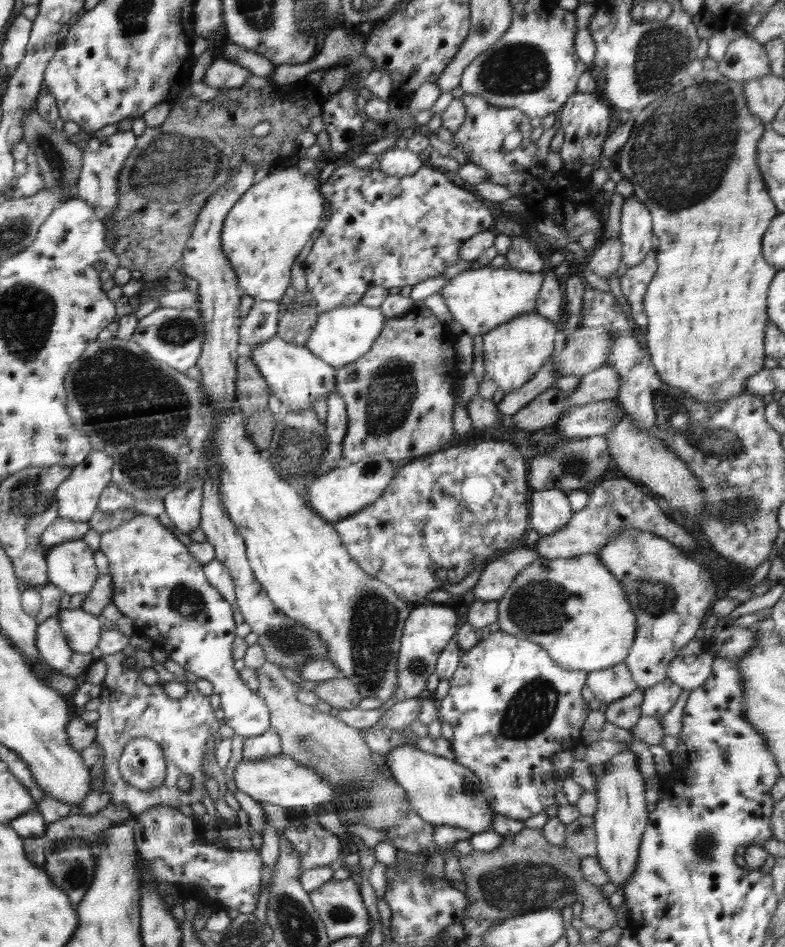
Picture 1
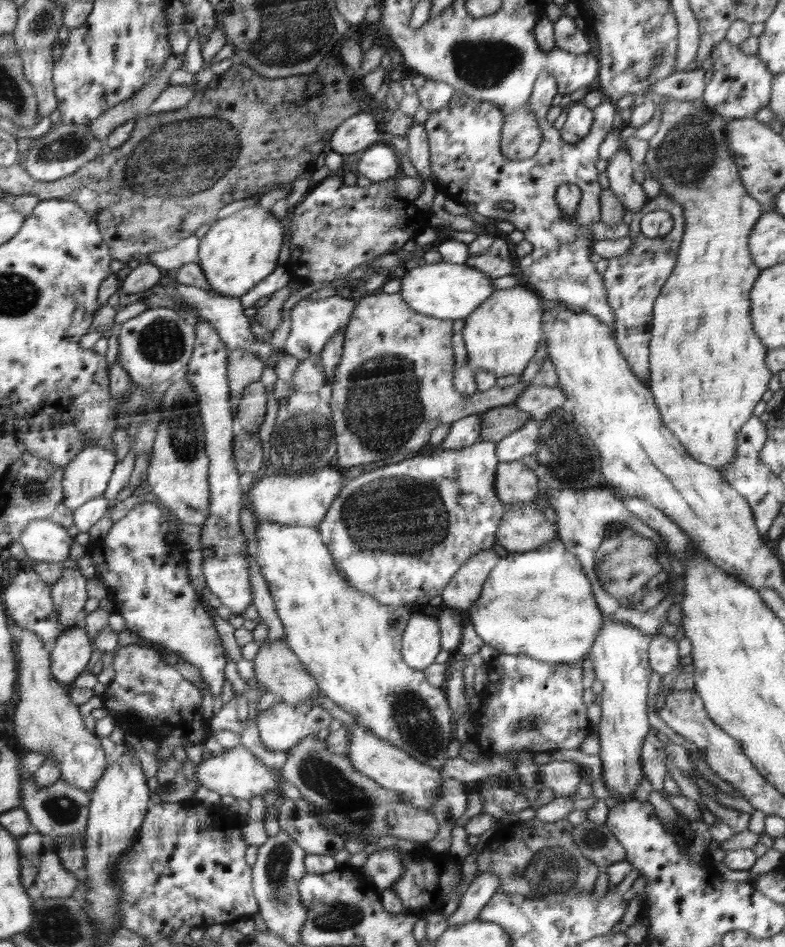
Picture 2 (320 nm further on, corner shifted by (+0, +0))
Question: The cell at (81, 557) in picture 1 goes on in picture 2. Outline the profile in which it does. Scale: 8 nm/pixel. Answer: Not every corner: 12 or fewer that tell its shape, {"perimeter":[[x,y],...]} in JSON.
{"perimeter":[[36,520],[17,542],[34,561],[62,564],[74,539]]}

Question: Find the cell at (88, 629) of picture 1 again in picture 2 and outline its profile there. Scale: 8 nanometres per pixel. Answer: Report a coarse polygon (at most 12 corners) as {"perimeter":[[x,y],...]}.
{"perimeter":[[72,625],[55,641],[52,673],[66,688],[92,656],[86,628]]}

